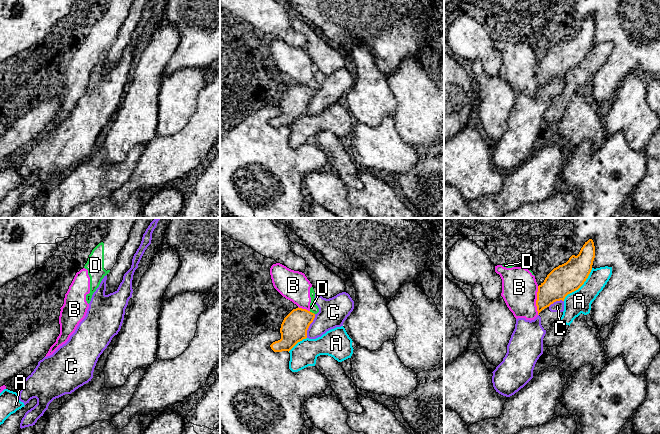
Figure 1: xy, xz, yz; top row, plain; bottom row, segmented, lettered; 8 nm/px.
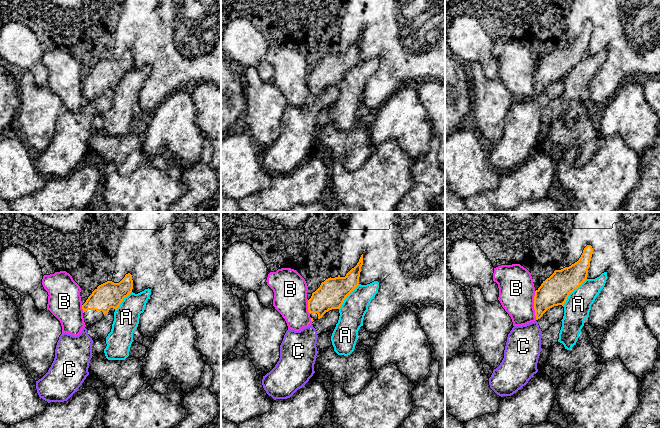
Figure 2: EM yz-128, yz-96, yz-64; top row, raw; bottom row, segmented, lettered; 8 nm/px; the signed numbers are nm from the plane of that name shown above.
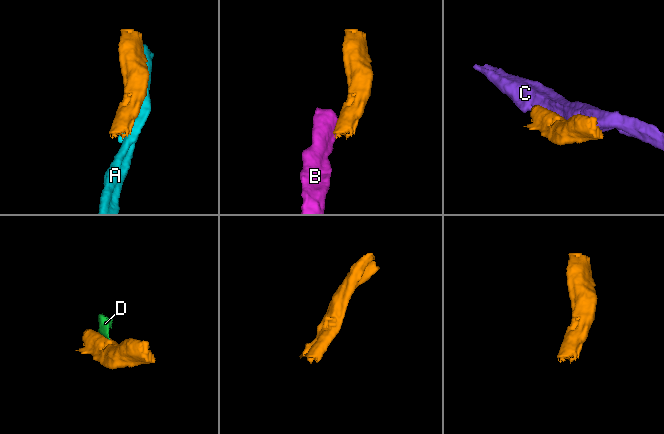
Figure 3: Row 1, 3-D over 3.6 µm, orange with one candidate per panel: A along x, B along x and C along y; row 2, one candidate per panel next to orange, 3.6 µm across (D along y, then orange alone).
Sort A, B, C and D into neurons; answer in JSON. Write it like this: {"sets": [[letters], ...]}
{"sets": [["A"], ["B", "D"], ["C"]]}

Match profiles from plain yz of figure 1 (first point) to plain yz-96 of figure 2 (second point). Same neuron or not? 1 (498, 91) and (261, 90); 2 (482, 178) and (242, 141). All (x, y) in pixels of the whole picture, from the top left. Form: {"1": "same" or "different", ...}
{"1": "same", "2": "same"}

